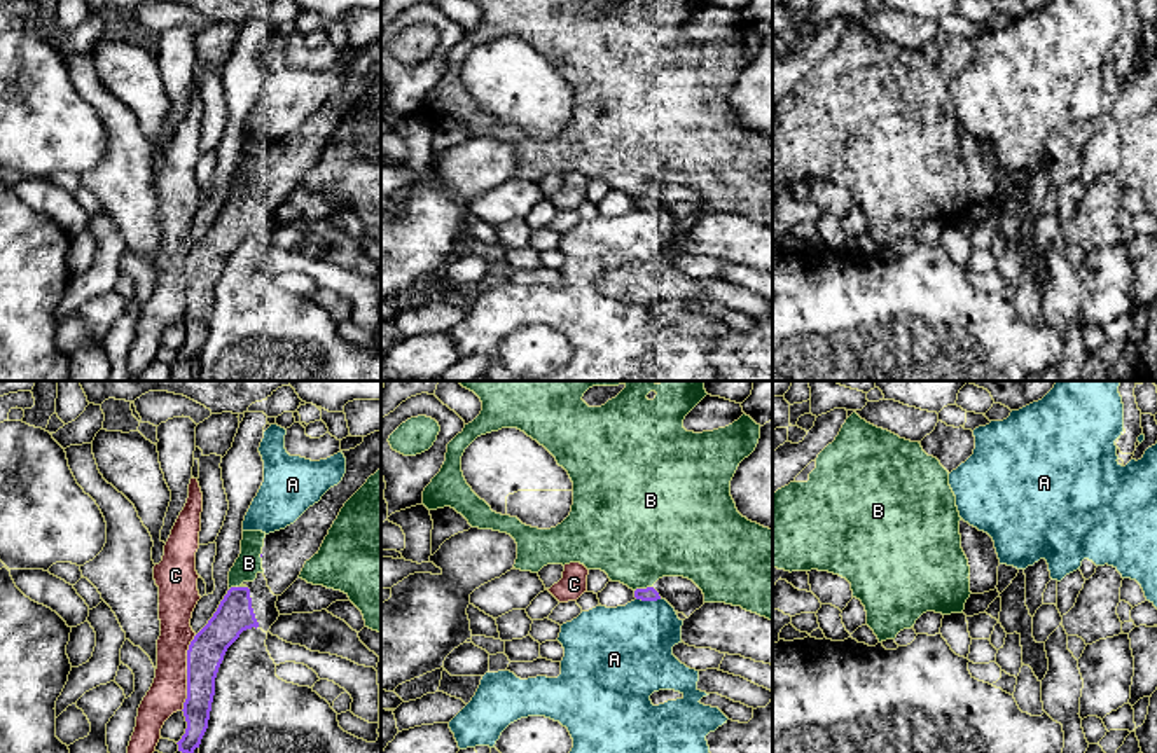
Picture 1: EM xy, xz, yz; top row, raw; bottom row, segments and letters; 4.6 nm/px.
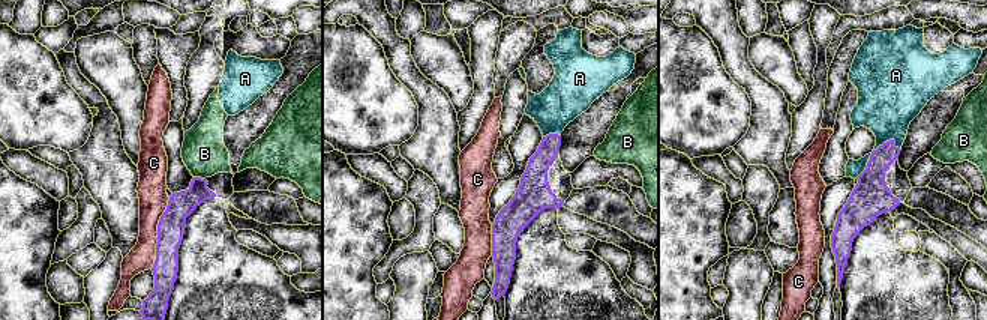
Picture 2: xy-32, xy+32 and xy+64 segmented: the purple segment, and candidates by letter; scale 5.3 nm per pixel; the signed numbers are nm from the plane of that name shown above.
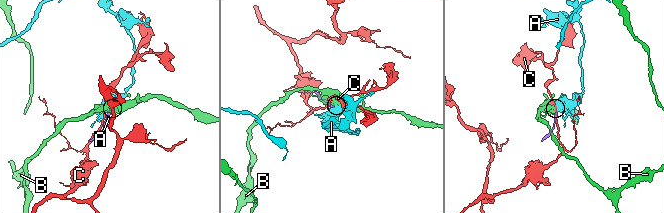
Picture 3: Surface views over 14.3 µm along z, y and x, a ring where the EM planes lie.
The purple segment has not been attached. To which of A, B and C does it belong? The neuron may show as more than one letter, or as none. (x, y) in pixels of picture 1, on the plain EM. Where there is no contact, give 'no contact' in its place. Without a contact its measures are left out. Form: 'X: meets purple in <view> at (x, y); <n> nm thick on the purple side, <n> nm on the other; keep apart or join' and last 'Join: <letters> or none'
A: meets purple in xz at (649, 208); 60 nm thick on the purple side, 400 nm on the other; keep apart
B: meets purple in xz at (644, 198); 60 nm thick on the purple side, 440 nm on the other; keep apart
C: meets purple in xy at (187, 282); 170 nm thick on the purple side, 170 nm on the other; keep apart
Join: none

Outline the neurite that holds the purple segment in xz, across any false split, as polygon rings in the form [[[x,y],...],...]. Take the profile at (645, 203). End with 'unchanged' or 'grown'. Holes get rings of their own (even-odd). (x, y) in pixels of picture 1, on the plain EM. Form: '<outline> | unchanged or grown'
[[[662,185],[652,196],[636,197],[634,206],[641,210],[666,208],[675,220],[687,227],[704,213],[703,199],[689,187]]] | grown

